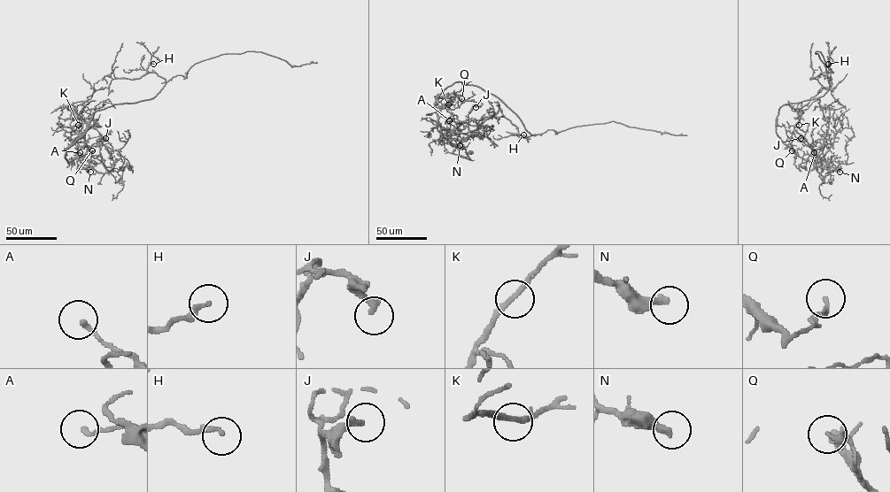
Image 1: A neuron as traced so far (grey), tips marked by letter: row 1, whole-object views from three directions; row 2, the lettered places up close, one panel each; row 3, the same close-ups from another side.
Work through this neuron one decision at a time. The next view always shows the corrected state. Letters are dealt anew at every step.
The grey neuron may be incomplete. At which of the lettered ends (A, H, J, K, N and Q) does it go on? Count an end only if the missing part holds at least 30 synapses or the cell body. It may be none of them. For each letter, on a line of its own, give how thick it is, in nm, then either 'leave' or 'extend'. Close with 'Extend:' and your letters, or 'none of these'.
A: 160 nm thick; leave
H: 190 nm thick; leave
J: 240 nm thick; leave
K: 180 nm thick; leave
N: 320 nm thick; extend
Q: 160 nm thick; leave
Extend: N

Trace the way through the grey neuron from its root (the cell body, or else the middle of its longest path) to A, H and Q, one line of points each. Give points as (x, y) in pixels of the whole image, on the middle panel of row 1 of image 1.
A: (491, 94), (460, 81), (449, 85), (436, 98), (435, 109), (444, 128), (460, 124), (449, 120)
H: (491, 94), (517, 116), (530, 134), (535, 134), (523, 134)
Q: (491, 94), (478, 87), (455, 81), (437, 97), (456, 96), (461, 98)

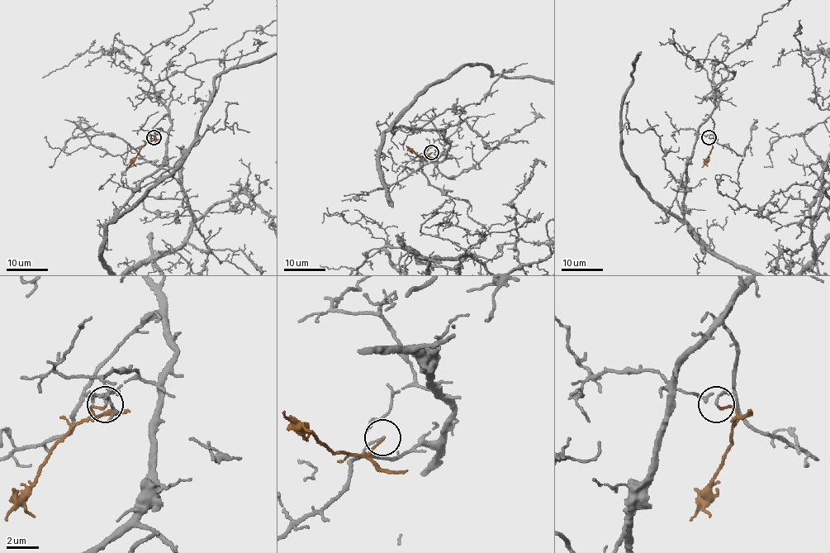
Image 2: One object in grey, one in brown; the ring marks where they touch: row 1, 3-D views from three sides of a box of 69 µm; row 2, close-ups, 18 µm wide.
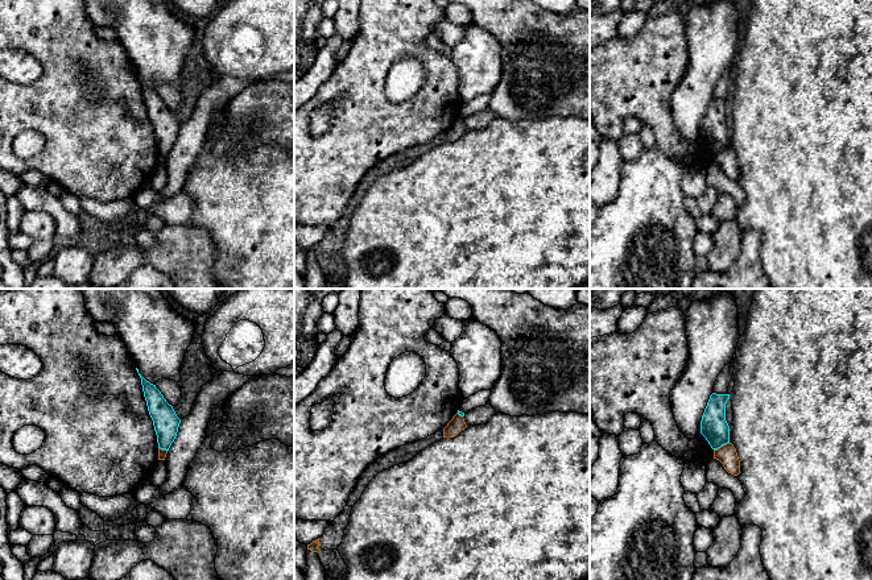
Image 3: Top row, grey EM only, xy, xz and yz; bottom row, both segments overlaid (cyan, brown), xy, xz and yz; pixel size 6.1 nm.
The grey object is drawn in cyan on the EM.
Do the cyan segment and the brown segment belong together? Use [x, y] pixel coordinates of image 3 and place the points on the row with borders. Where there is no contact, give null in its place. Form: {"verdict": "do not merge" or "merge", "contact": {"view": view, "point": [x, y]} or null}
{"verdict": "do not merge", "contact": {"view": "yz", "point": [720, 446]}}

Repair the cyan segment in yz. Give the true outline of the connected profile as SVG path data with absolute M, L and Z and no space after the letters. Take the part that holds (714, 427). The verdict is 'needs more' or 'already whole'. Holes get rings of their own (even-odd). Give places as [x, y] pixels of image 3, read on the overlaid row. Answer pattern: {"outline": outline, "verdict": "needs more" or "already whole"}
{"outline": "M712 393L701 420L701 434L712 450L730 443L730 426L726 420L726 403L730 394Z", "verdict": "already whole"}

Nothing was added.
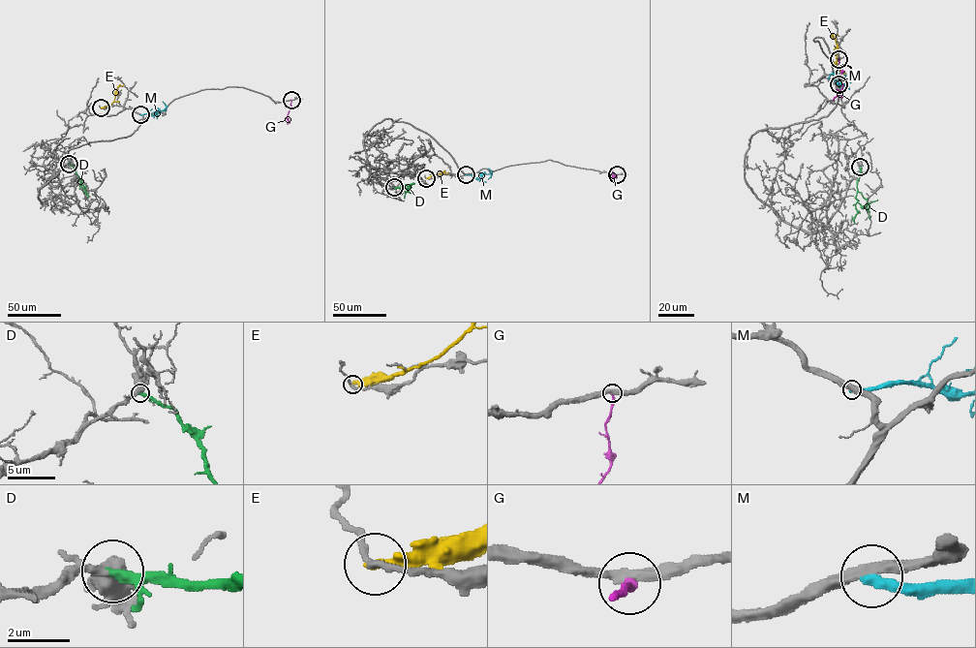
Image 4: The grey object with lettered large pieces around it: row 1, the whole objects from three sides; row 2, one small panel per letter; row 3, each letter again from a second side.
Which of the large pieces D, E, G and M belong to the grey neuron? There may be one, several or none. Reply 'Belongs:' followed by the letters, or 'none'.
Belongs: D

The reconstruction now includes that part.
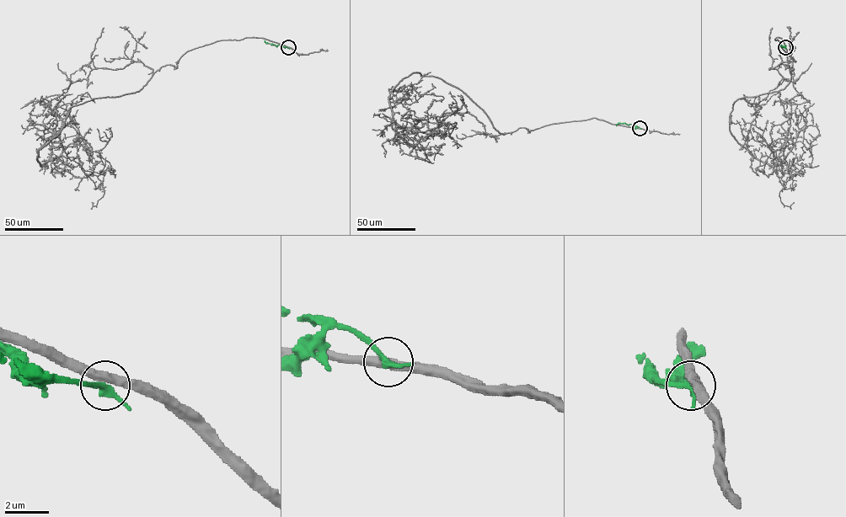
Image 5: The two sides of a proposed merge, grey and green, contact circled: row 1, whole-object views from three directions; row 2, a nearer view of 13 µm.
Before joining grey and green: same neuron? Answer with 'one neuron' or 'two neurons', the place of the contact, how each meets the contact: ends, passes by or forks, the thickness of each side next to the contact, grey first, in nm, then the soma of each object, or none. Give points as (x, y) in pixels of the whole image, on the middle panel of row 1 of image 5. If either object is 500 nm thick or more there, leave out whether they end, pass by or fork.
two neurons | (639, 128) | grey passes by | green passes by | 400/260 nm | grey none | green none

